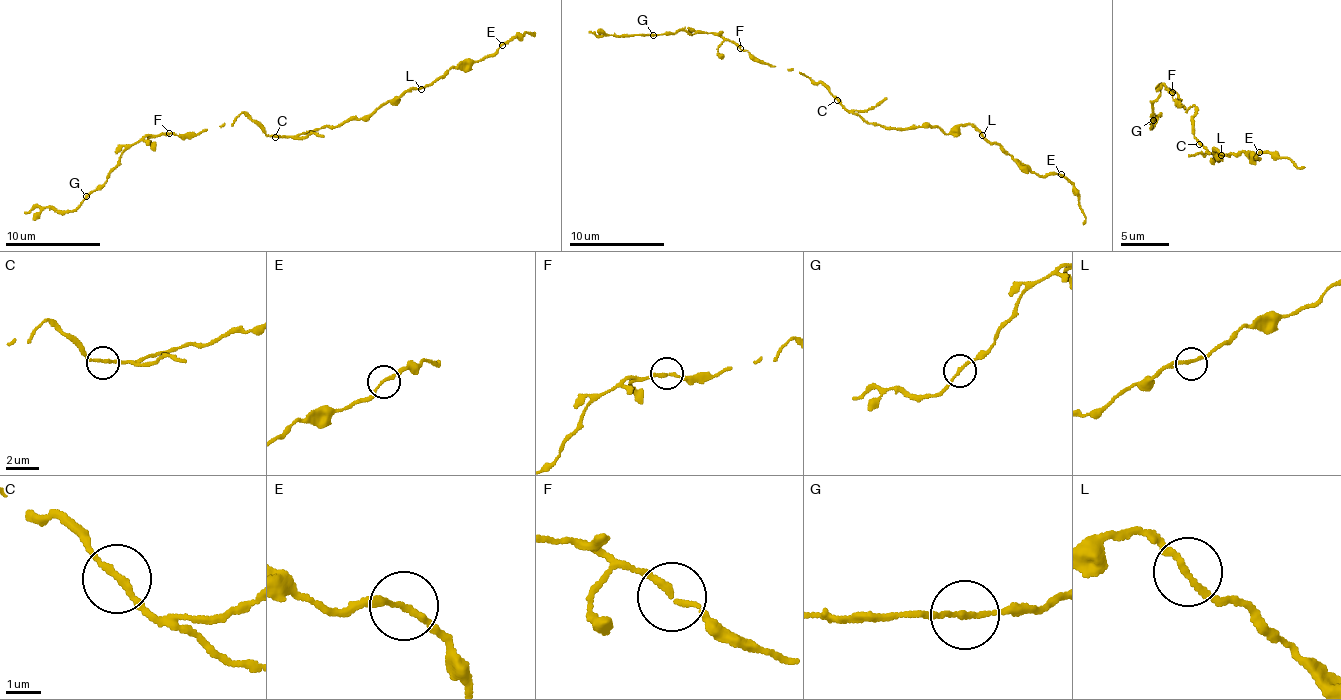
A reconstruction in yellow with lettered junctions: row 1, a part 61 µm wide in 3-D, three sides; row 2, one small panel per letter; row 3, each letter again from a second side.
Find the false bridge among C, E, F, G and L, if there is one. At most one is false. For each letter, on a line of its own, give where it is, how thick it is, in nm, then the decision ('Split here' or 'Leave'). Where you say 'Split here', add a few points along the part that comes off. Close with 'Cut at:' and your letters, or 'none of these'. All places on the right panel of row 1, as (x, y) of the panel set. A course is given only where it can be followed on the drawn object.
C: Place: (1199, 144). Thickness 170 nm. Leave
E: Place: (1259, 152). Thickness 160 nm. Leave
F: Place: (1172, 92). Thickness 170 nm. Leave
G: Place: (1153, 120). Thickness 140 nm. Leave
L: Place: (1221, 155). Thickness 190 nm. Leave
Cut at: none of these

